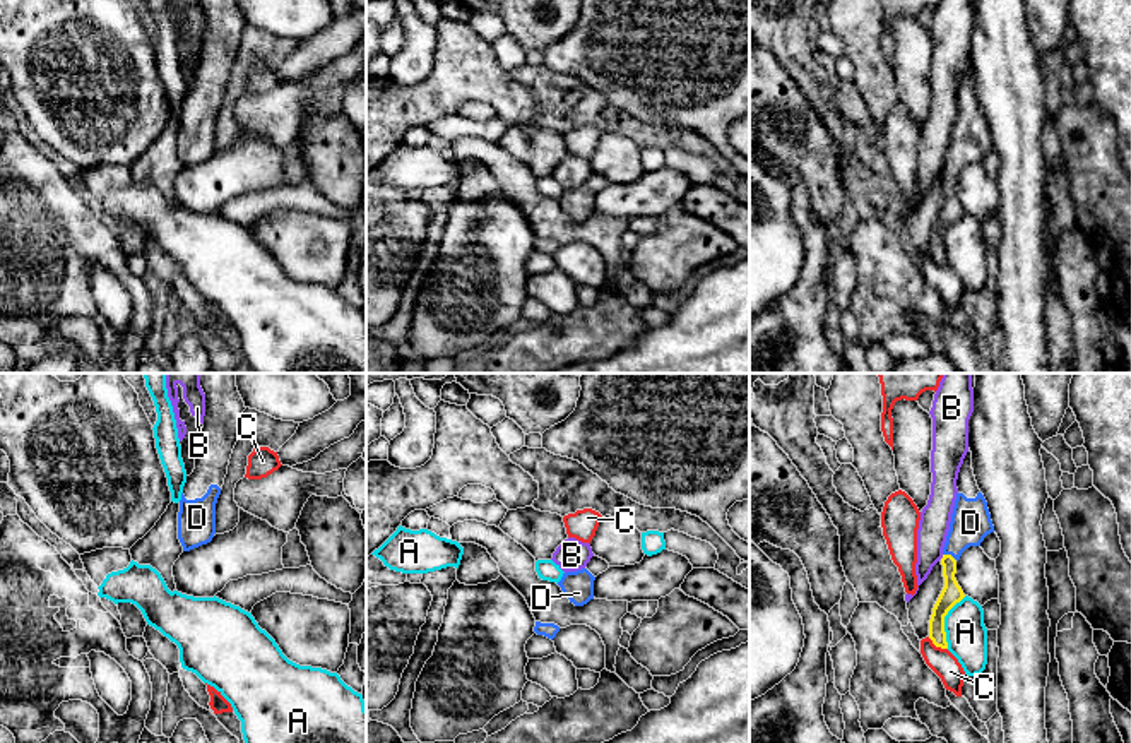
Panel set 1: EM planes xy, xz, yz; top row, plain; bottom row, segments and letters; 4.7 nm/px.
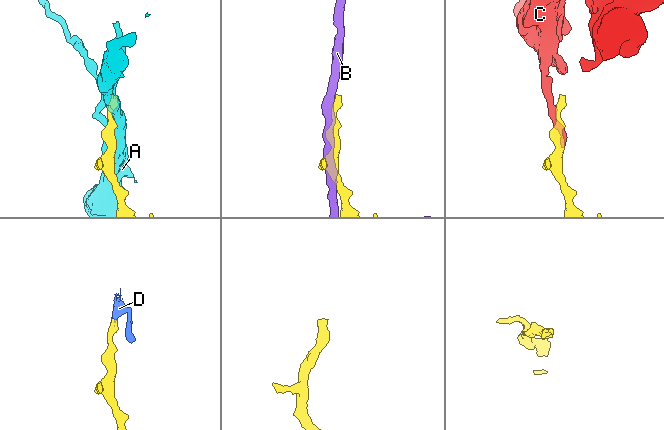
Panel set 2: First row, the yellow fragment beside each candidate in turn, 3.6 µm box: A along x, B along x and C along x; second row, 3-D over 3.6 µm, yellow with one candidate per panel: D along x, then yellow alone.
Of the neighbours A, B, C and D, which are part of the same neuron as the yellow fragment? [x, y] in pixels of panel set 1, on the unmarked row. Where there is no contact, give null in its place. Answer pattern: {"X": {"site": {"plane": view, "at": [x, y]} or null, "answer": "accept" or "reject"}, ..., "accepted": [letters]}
{"A": {"site": {"plane": "yz", "at": [943, 238]}, "answer": "reject"}, "B": {"site": {"plane": "yz", "at": [943, 173]}, "answer": "reject"}, "C": {"site": {"plane": "yz", "at": [938, 262]}, "answer": "reject"}, "D": {"site": {"plane": "yz", "at": [950, 172]}, "answer": "accept"}, "accepted": ["D"]}

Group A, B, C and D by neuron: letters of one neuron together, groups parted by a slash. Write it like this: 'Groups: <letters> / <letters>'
Groups: A / B / C / D

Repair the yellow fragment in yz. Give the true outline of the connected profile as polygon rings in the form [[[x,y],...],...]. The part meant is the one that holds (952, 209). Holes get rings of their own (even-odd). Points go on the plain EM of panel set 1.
[[[970,65],[960,84],[956,104],[958,110],[941,175],[944,204],[933,224],[929,236],[929,255],[936,264],[941,265],[948,265],[944,233],[956,219],[965,214],[955,195],[956,178],[967,164],[980,163],[984,154],[994,149],[987,118],[980,110],[974,92]]]

